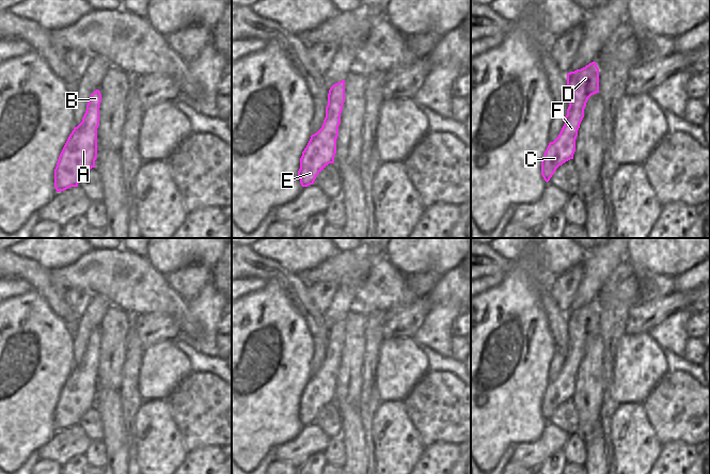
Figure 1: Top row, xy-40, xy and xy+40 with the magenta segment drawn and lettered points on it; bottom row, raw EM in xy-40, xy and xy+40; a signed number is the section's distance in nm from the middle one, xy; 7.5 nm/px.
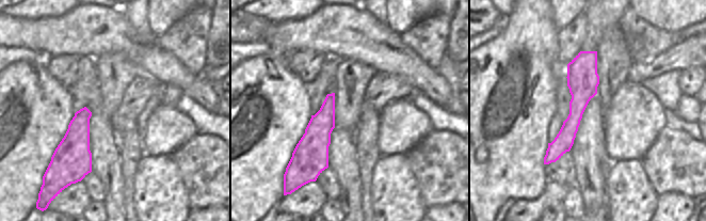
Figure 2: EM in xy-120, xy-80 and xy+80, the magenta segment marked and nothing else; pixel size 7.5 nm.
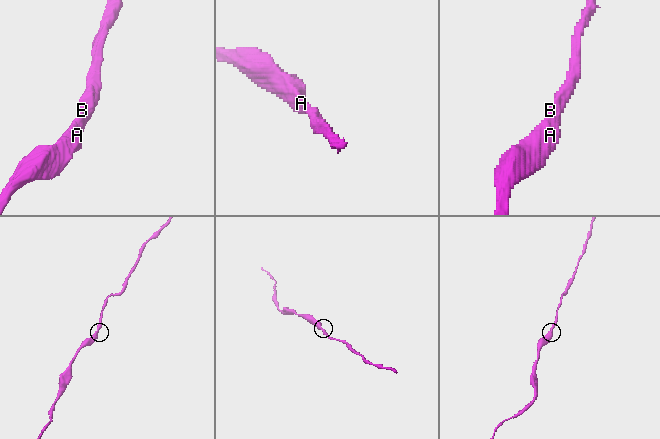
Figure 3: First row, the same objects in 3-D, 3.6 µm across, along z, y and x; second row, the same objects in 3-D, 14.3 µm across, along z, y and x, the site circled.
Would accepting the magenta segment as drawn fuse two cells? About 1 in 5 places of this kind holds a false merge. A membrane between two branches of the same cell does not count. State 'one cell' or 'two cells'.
one cell

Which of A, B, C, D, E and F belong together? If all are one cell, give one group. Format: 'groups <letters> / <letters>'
groups A B C D E F

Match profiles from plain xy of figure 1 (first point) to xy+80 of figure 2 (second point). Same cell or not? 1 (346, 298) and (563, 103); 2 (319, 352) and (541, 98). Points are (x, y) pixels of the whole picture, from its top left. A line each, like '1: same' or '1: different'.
1: different
2: different

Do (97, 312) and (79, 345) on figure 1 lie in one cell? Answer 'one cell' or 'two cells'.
one cell

